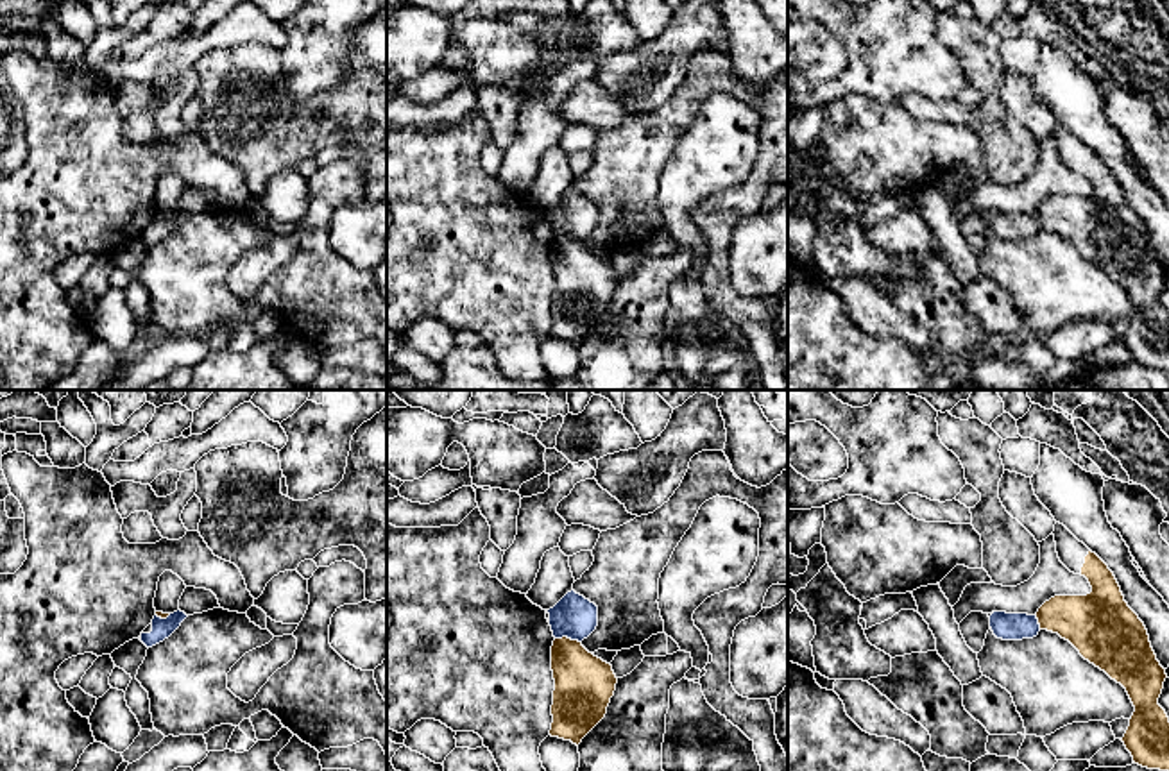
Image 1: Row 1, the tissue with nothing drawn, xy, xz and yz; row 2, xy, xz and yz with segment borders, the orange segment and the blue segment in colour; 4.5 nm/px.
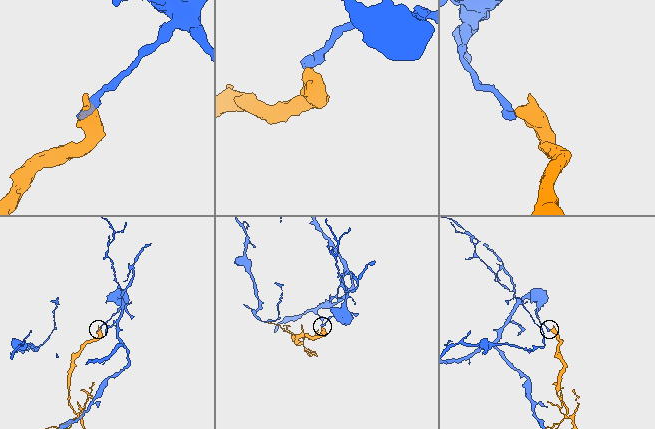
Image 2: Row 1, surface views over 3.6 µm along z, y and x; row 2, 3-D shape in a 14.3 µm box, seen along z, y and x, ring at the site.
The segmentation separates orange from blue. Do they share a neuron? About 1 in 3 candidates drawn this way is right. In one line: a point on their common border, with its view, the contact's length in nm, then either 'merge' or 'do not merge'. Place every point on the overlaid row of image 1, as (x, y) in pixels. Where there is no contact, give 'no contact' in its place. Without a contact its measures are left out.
xz (566, 637) | 120 nm | do not merge

